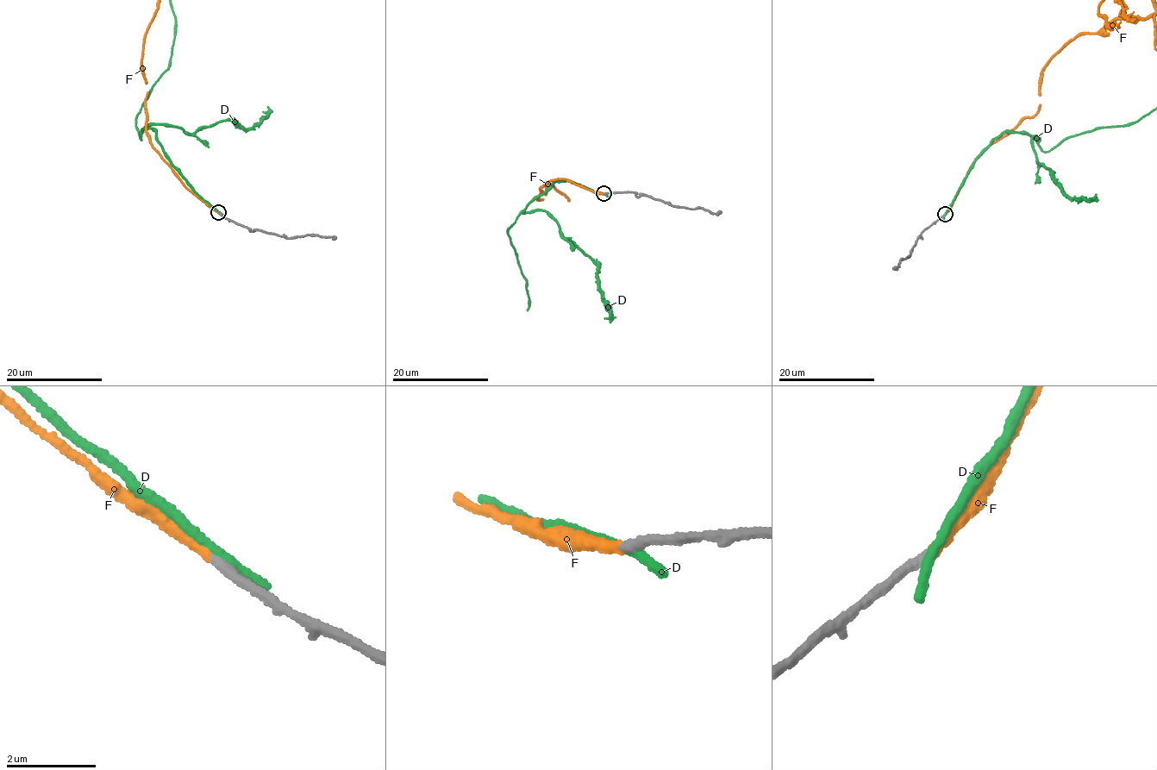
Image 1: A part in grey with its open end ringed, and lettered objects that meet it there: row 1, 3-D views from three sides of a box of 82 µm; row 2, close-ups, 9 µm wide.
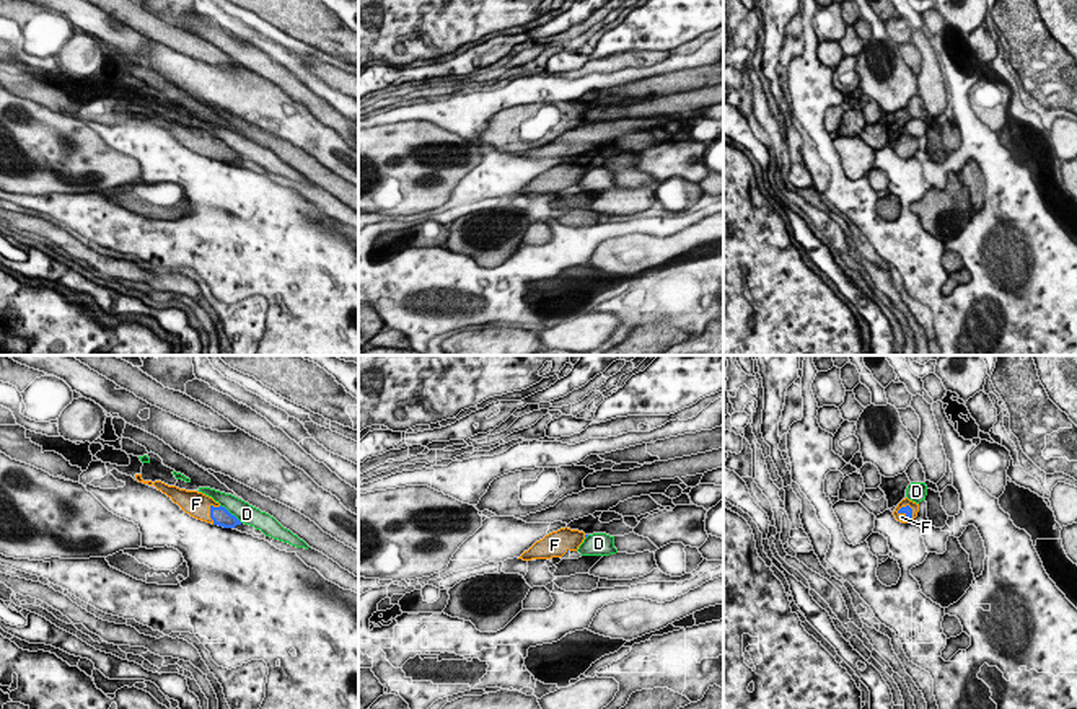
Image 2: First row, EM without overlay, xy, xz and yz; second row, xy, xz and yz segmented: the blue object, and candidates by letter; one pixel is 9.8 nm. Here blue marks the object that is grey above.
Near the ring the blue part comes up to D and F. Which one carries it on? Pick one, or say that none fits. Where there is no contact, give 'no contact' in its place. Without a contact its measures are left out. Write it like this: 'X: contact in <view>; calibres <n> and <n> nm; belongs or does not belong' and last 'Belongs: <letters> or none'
D: contact in xy; calibres 180 and 200 nm; does not belong
F: contact in xy; calibres 180 and 240 nm; belongs
Belongs: F

